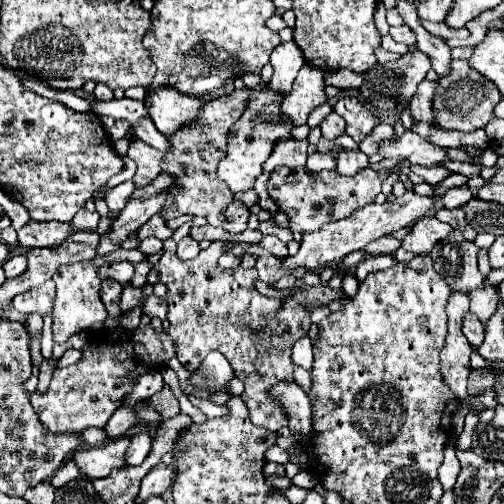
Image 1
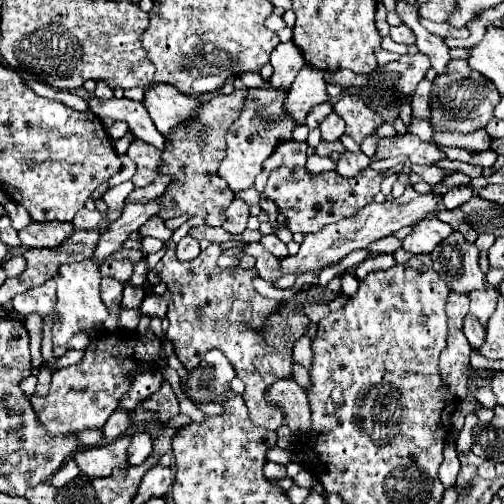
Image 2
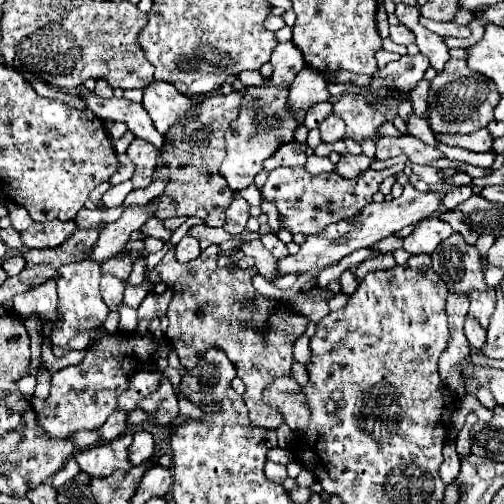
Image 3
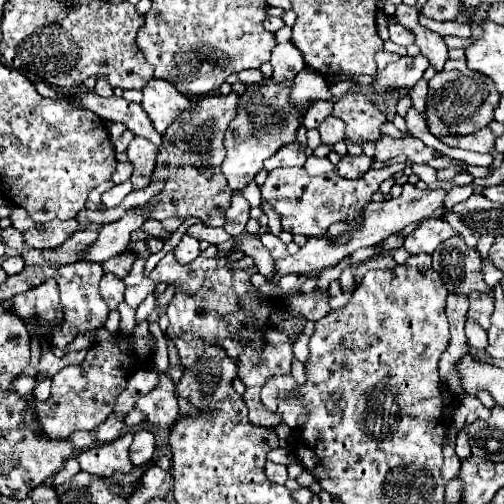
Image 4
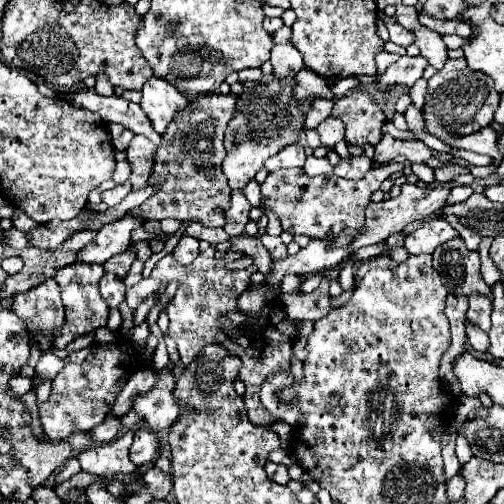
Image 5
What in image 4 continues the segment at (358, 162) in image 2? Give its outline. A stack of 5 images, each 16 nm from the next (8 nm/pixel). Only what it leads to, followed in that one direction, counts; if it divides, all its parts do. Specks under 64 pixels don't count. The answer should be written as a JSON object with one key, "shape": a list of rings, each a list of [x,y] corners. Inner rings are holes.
{"shape":[[[360,154],[360,156],[346,156],[336,164],[336,174],[348,180],[362,178],[372,166],[372,158]]]}

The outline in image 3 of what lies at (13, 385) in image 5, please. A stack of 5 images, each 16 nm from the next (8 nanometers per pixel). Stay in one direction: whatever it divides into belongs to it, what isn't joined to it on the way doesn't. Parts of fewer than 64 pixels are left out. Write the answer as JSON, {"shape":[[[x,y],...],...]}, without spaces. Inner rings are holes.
{"shape":[[[26,376],[20,379],[16,385],[23,395],[31,396],[34,394],[34,390],[37,384],[36,376]]]}

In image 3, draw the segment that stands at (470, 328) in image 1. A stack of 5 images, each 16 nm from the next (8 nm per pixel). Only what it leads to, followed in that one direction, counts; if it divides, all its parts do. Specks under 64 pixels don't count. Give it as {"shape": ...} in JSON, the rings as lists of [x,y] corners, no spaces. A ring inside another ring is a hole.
{"shape":[[[466,318],[466,326],[464,326],[464,332],[466,332],[466,338],[470,342],[470,346],[480,352],[484,348],[484,340],[486,340],[486,330],[474,320],[474,318]]]}

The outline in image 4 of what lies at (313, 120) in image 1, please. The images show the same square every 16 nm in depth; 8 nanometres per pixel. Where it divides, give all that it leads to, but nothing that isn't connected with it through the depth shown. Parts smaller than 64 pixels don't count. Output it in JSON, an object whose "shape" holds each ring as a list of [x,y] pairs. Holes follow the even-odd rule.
{"shape":[[[318,100],[310,106],[310,110],[306,112],[306,120],[304,120],[304,126],[306,128],[316,128],[322,120],[326,120],[332,112],[332,100]]]}

